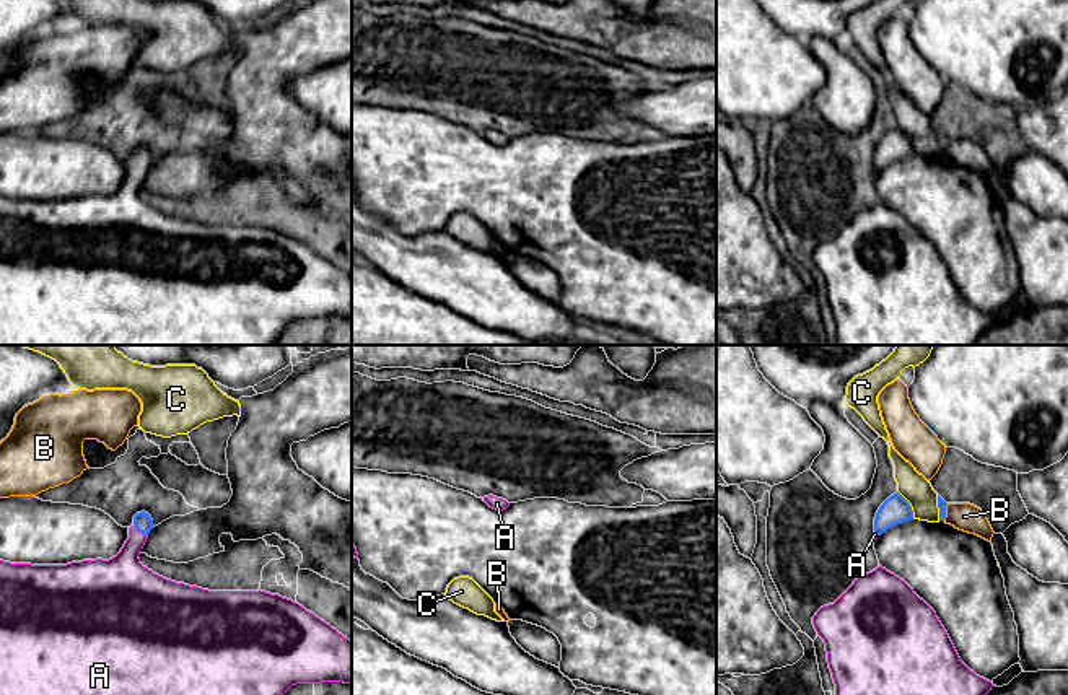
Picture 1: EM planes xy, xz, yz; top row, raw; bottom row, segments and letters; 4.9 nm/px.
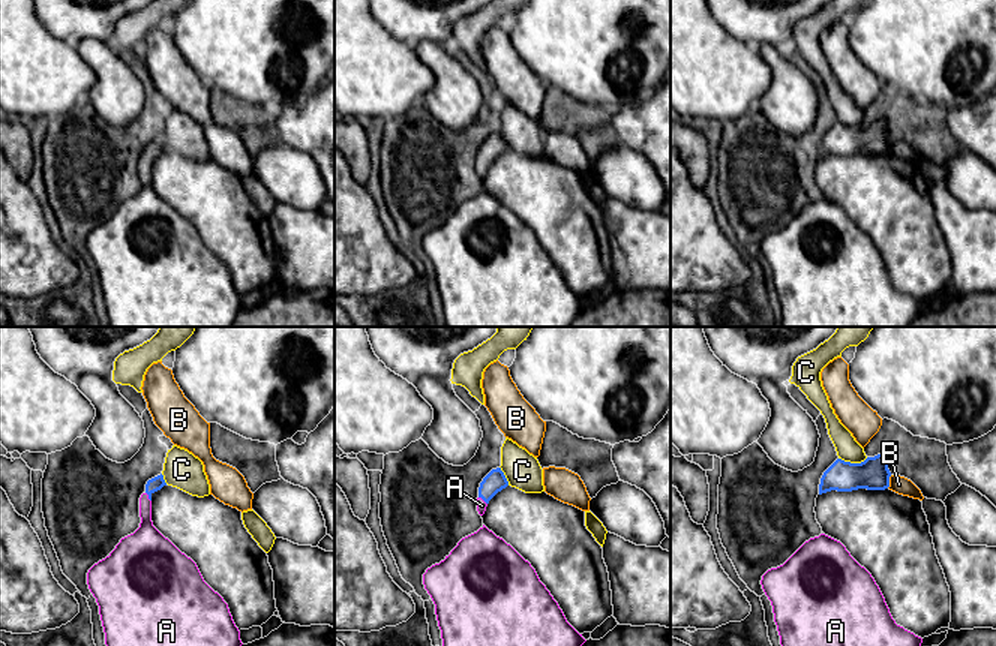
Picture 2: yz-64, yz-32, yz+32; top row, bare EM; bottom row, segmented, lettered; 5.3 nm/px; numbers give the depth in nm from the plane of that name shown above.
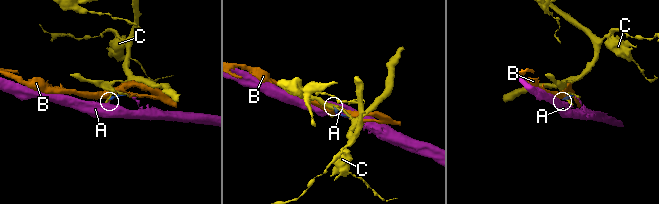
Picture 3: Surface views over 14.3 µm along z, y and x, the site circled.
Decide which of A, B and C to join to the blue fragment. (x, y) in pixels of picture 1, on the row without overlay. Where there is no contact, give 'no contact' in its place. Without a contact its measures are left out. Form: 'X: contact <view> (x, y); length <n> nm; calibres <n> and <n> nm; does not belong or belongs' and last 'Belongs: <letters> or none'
A: contact xy (140, 166); length 90 nm; calibres 90 and 240 nm; belongs
B: contact yz (945, 147); length 90 nm; calibres 50 and 140 nm; does not belong
C: contact yz (909, 140); length 170 nm; calibres 140 and 150 nm; does not belong
Belongs: A

